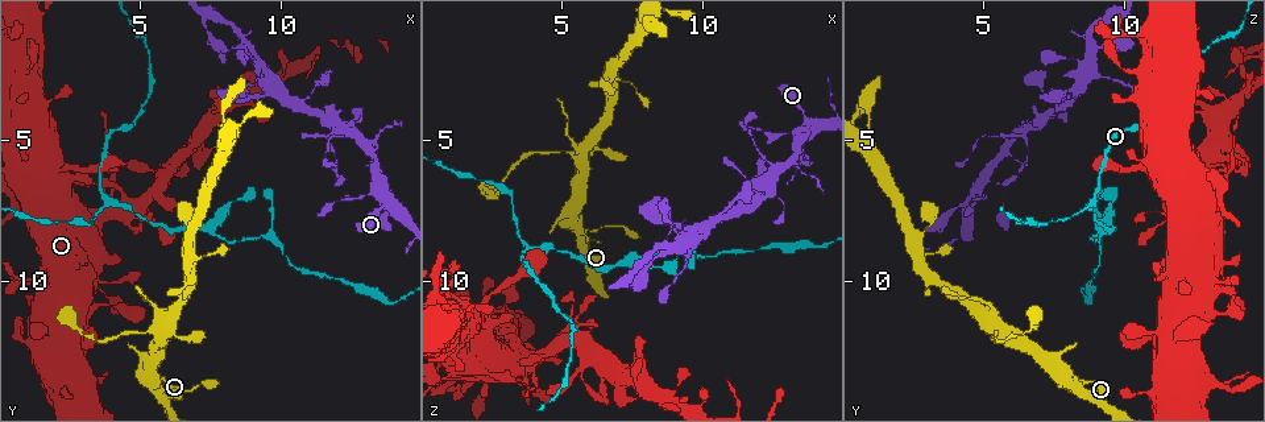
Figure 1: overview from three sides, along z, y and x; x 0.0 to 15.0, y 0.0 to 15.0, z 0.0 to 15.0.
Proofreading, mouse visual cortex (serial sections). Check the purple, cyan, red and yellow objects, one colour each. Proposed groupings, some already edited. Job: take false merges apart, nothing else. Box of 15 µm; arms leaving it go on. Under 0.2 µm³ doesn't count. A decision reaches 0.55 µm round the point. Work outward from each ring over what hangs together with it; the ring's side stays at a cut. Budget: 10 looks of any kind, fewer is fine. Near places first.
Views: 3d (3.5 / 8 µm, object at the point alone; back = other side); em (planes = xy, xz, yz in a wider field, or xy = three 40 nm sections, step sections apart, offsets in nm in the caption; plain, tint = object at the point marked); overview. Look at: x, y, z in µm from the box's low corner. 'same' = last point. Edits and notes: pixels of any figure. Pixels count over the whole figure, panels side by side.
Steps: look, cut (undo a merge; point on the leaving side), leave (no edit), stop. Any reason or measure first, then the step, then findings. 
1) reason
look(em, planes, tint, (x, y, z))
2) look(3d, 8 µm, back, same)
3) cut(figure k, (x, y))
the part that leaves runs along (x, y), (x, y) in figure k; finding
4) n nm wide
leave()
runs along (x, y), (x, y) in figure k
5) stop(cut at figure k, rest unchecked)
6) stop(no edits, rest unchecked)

a fork
look(3d, 3.5 µm, (3.7, 7.2, 8.9))

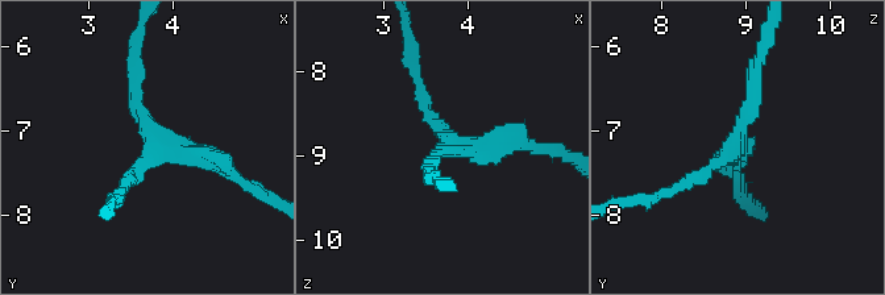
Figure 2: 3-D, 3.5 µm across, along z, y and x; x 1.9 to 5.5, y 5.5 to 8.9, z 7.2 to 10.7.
3 arms; arms of 150, 200, 250 nm
look(em, xy, step 2, tint, (3.80, 7.15, 8.90))

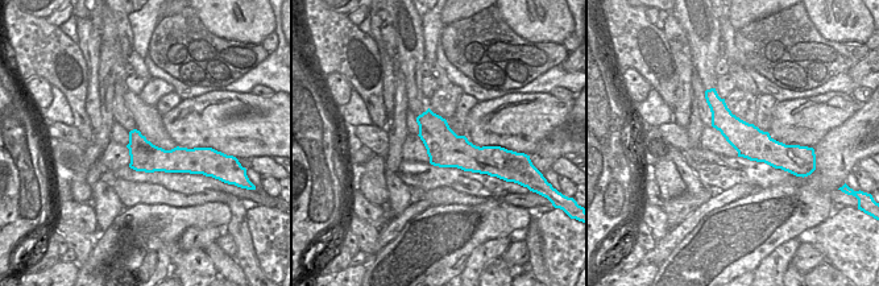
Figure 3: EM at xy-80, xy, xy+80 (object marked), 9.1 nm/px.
leave()
runs along (708, 95), (750, 142), (791, 148) in figure 3; all the same cell

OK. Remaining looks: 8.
arms part here
look(3d, 3.5 µm, (7.4, 8.2, 9.2))

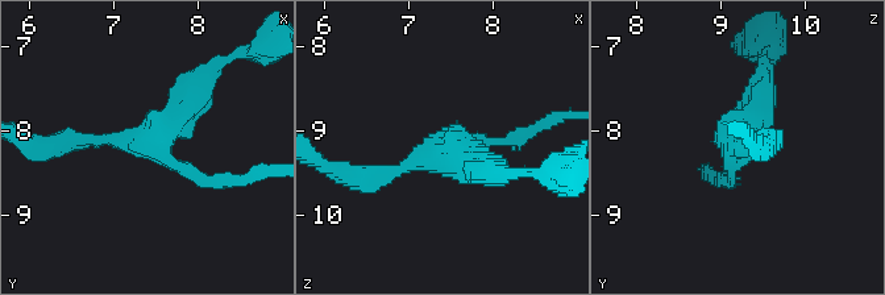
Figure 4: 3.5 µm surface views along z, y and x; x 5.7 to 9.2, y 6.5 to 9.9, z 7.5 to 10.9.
look(em, xy, step 1, plain, (7.45, 8.10, 9.20))

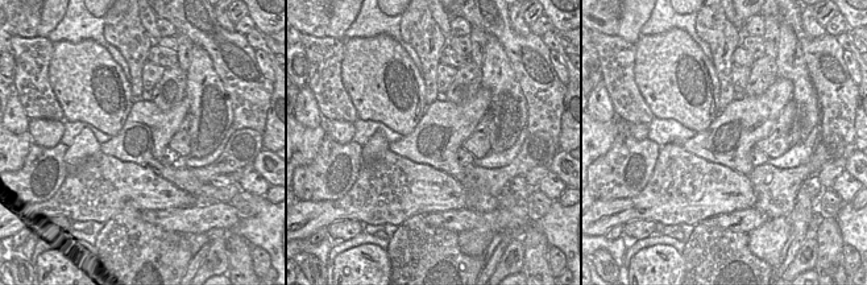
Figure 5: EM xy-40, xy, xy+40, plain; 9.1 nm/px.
look(em, xy, step 1, tint, same)

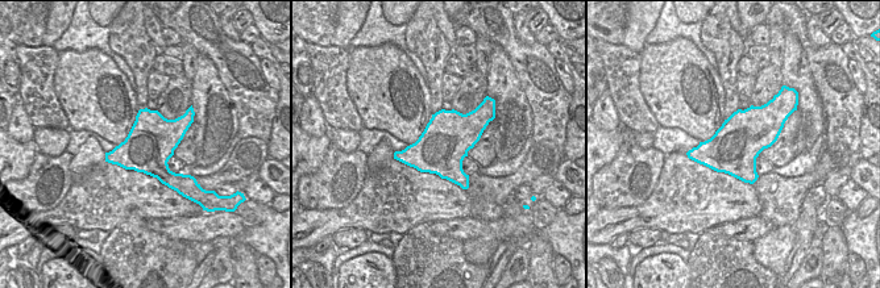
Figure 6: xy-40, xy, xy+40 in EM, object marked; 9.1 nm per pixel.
leave()
all the same cell

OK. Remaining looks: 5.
a narrow waist
look(3d, 8 µm, back, (5.5, 11.8, 5.4))

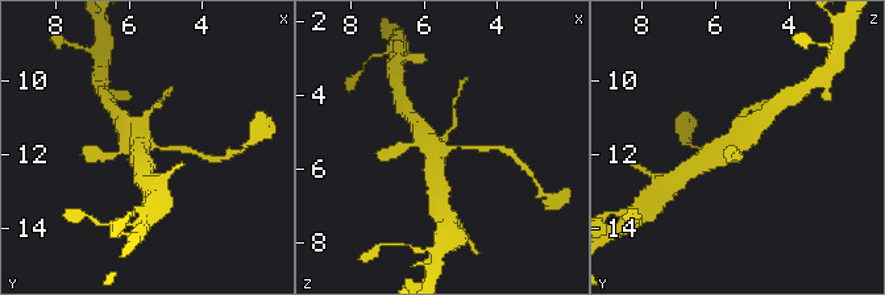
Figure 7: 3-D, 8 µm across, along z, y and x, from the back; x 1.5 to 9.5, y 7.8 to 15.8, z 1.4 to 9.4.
closer look
look(3d, 3.5 µm, (5.5, 11.7, 5.4))

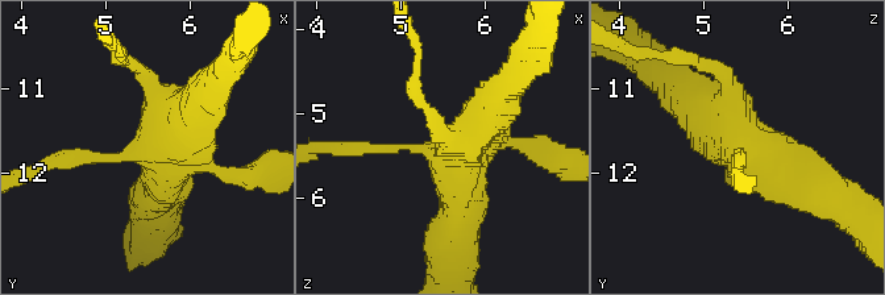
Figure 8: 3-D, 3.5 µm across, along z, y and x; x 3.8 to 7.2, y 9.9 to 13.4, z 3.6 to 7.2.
now the EM
look(em, xy, step 2, tint, (5.45, 11.70, 5.45))

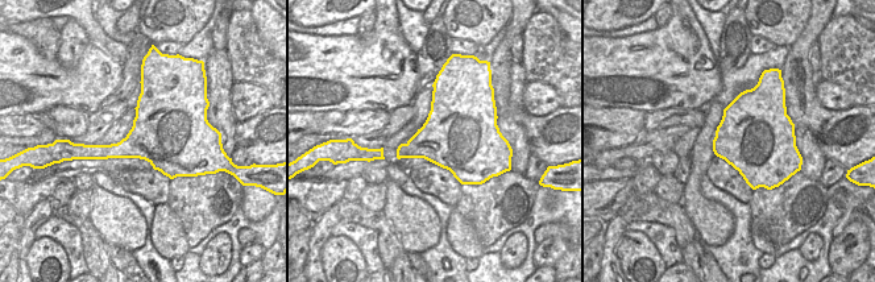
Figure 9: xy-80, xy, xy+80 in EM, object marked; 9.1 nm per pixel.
leave()
runs along (819, 191), (759, 162), (685, 94) in figure 8; all the same cell

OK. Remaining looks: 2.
thin neck
look(3d, 3.5 µm, (2.9, 12.1, 10.9))

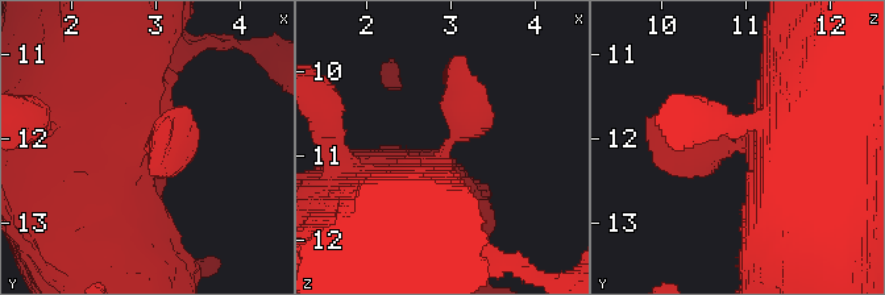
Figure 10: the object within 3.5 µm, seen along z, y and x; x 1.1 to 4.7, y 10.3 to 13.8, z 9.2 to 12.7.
look(em, xy, step 5, tint, (3.00, 12.10, 10.80))

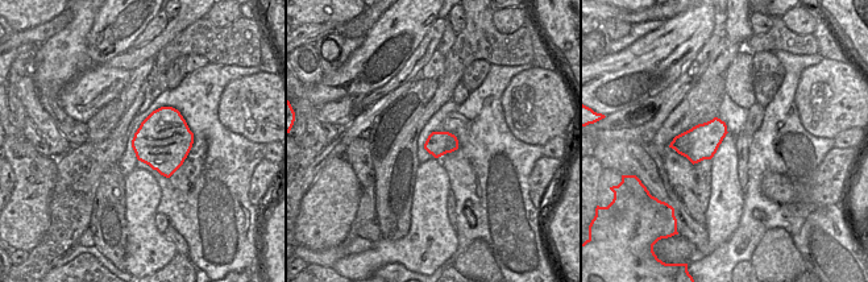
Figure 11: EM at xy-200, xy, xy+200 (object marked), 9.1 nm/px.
leave()
runs along (365, 228), (462, 127), (462, 63) in figure 10; one cell here

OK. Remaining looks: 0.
stop(no edits, rest unchecked)

